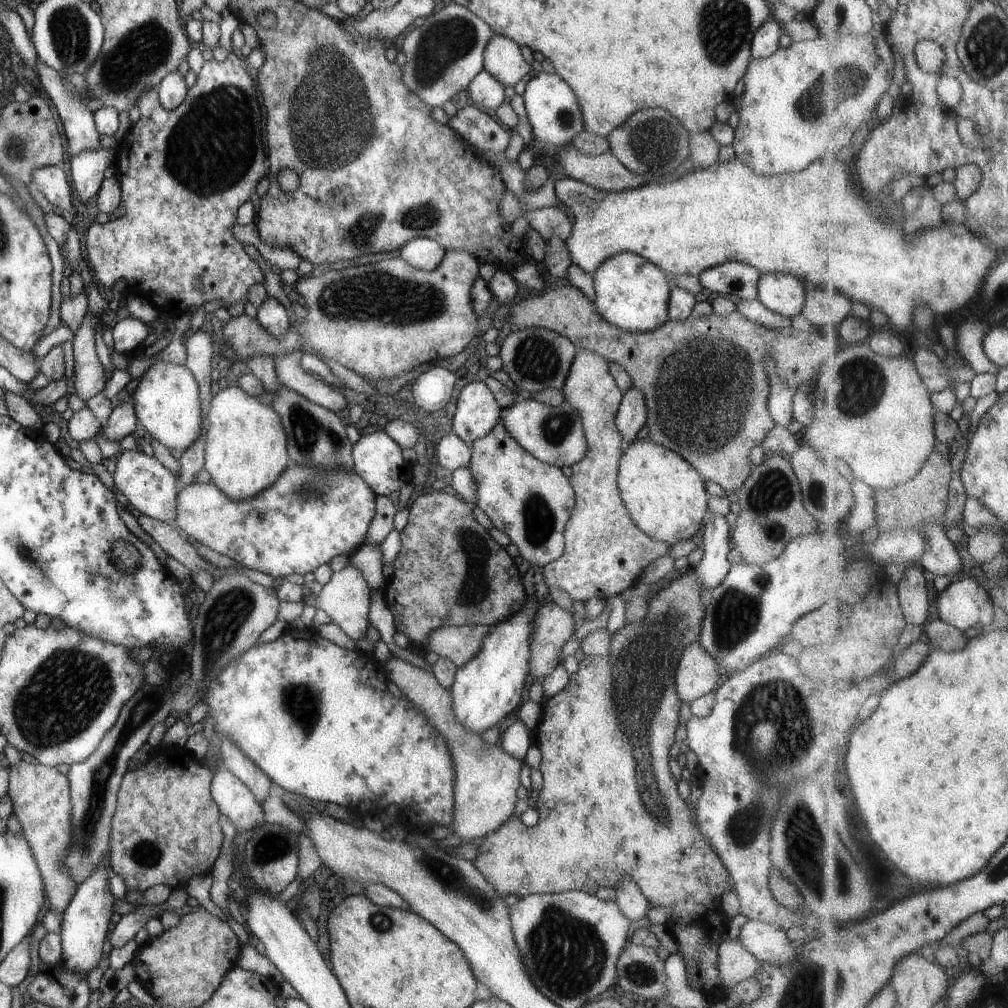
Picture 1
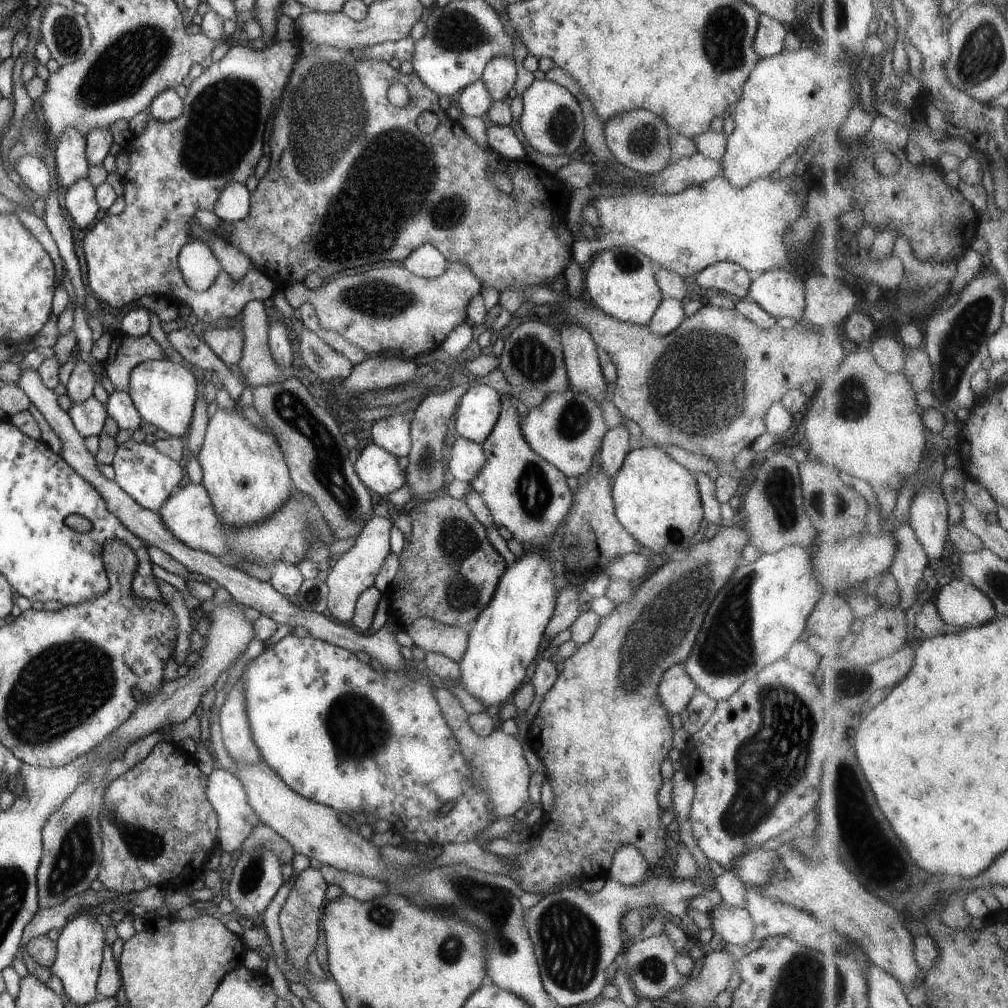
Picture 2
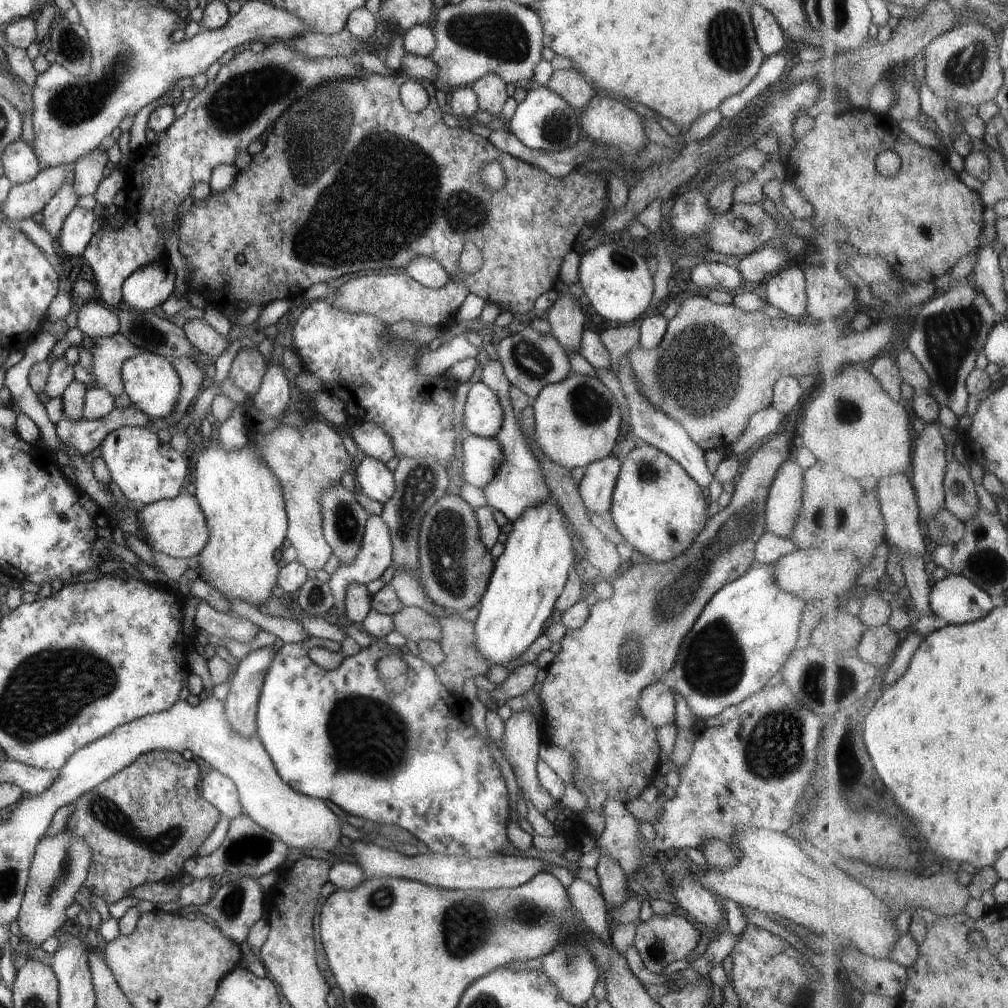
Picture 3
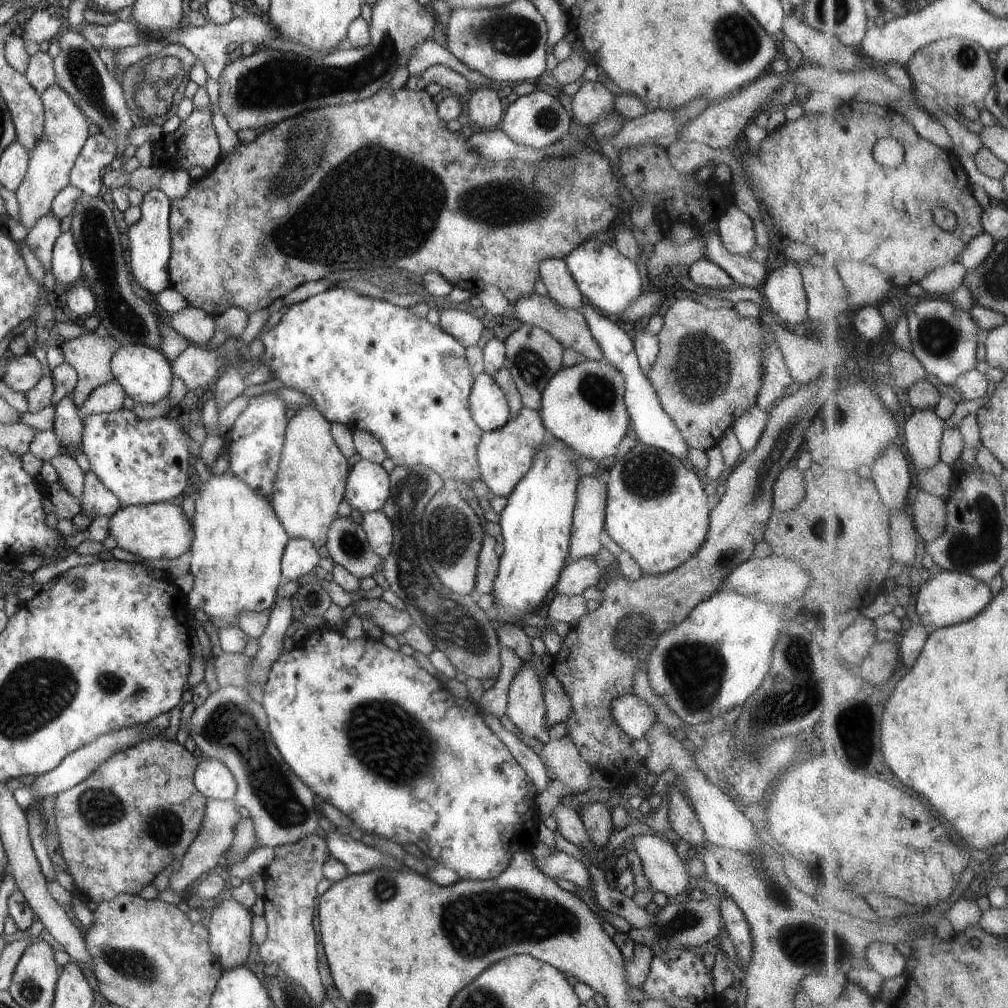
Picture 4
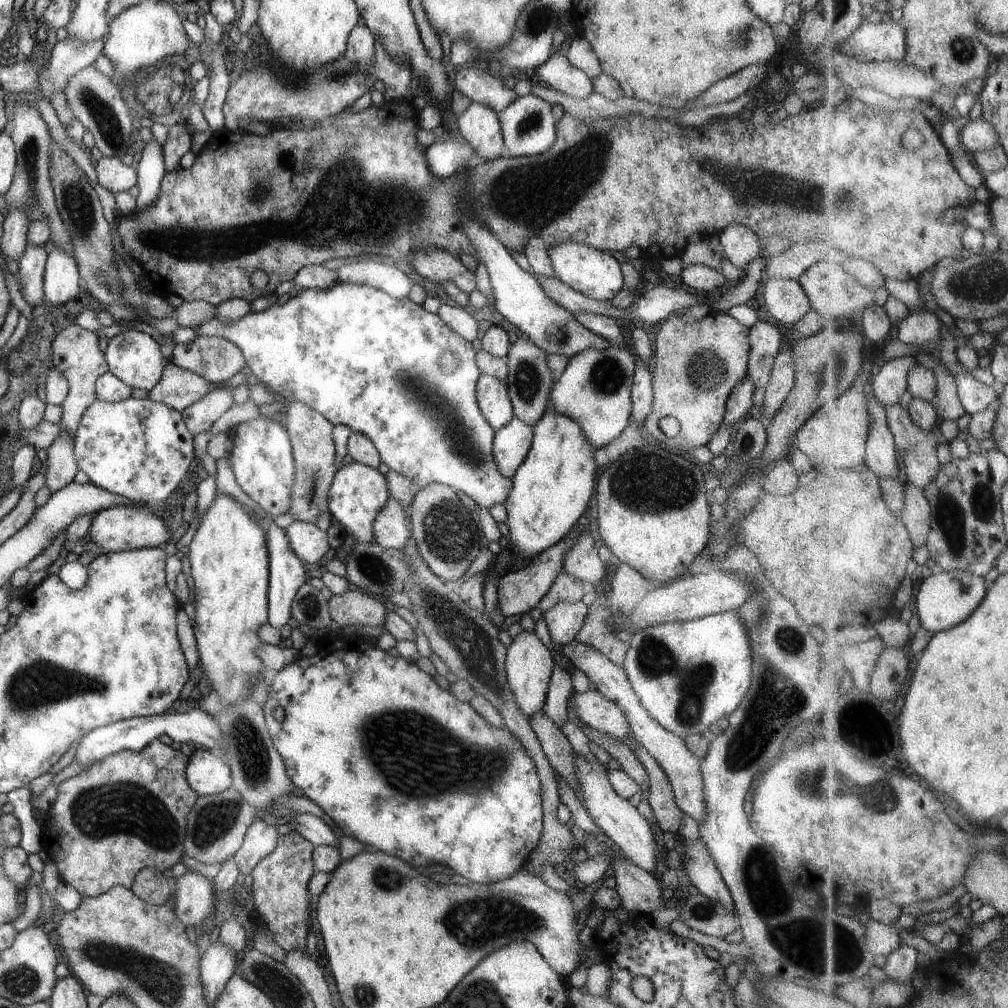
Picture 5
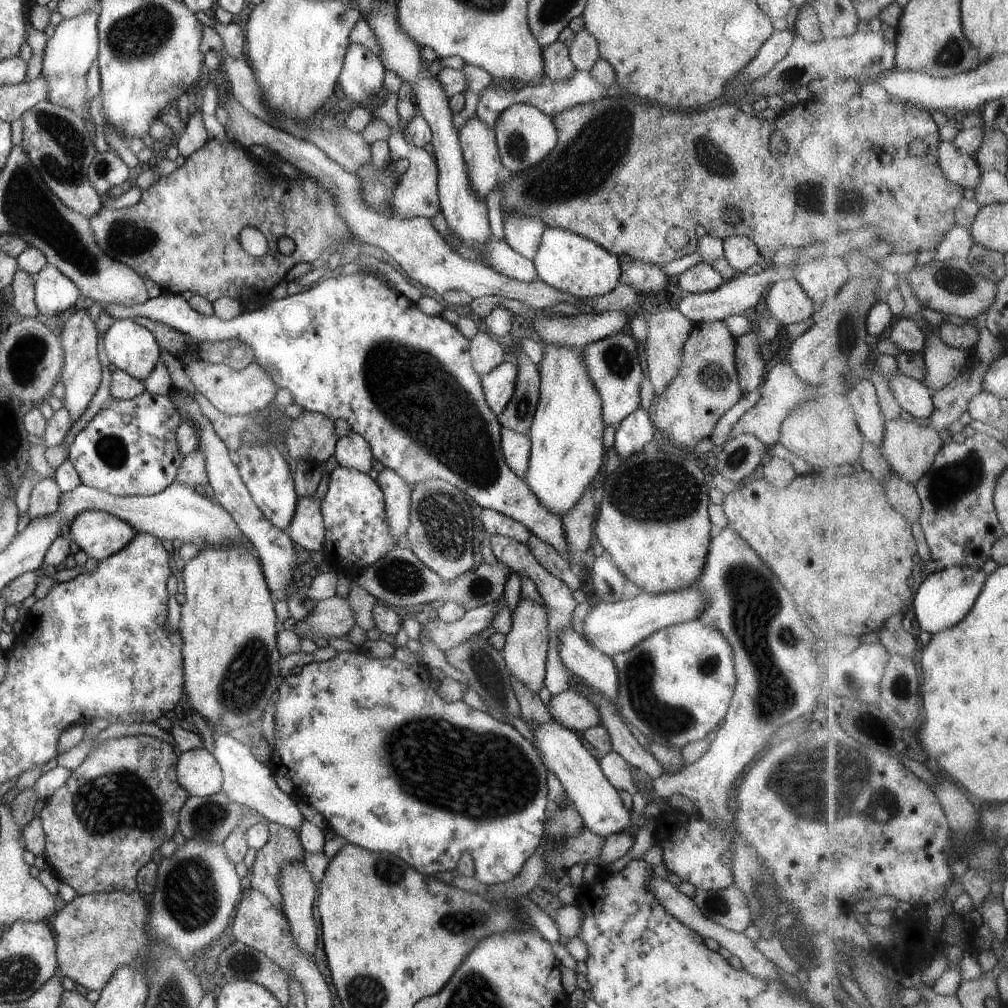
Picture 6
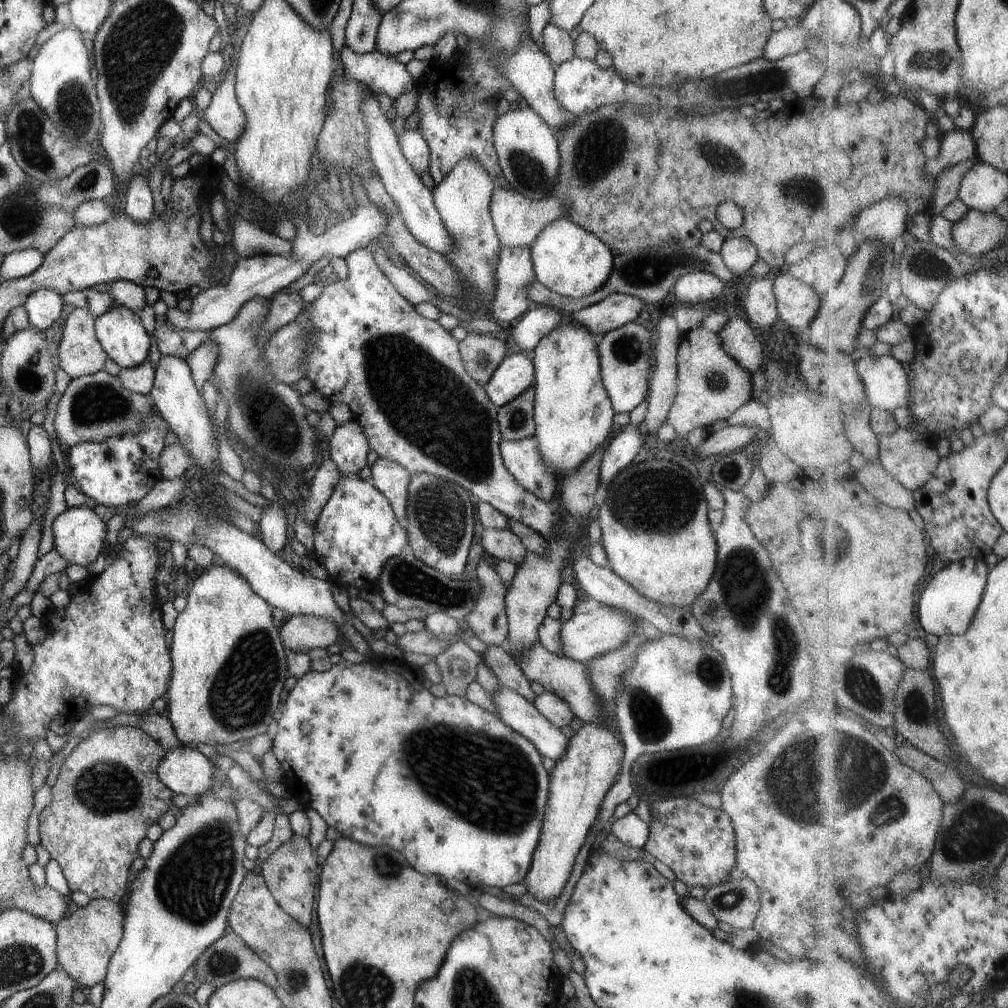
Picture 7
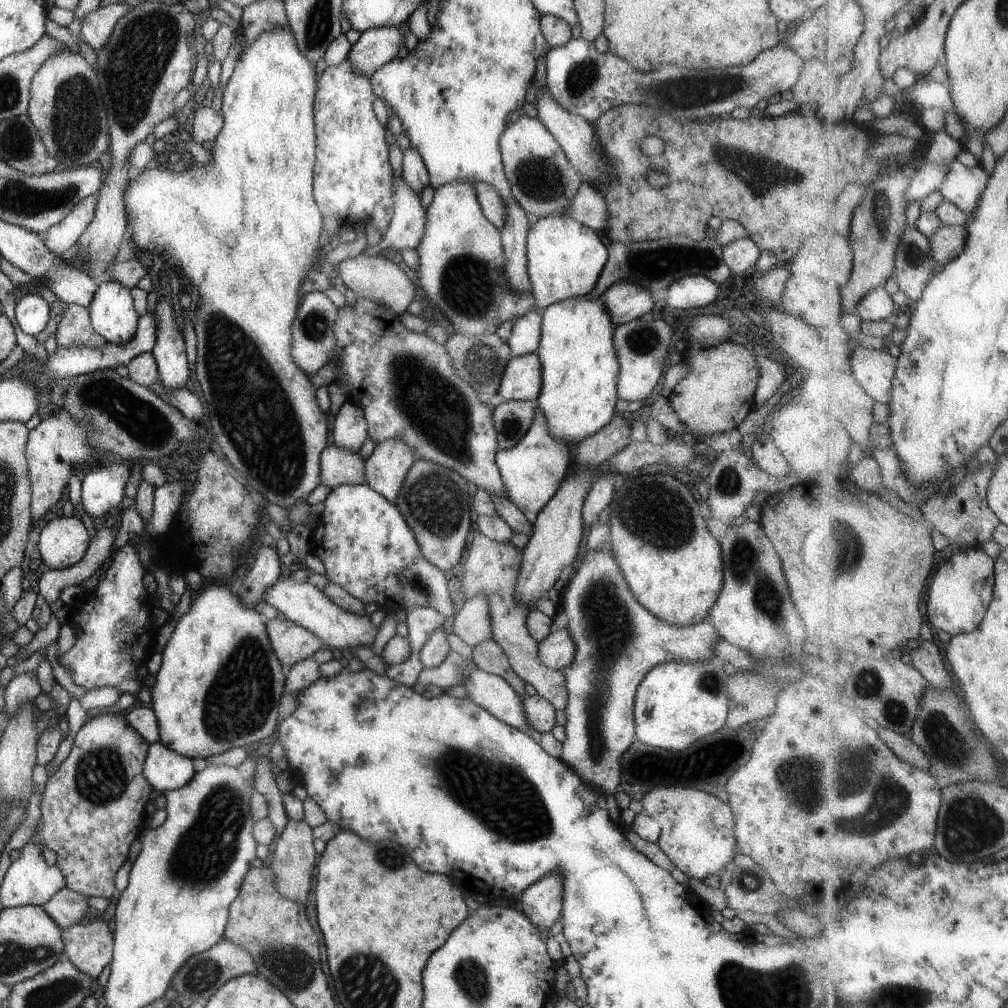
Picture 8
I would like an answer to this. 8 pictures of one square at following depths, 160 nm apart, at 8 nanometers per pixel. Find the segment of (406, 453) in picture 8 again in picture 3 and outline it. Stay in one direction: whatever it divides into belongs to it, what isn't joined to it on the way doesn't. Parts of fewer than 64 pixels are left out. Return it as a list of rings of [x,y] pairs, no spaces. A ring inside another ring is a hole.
[[[369,515],[367,517],[362,543],[356,552],[355,558],[346,565],[339,562],[339,566],[330,574],[330,578],[326,585],[329,587],[332,596],[332,610],[342,619],[344,614],[344,594],[346,586],[351,583],[367,584],[381,576],[381,573],[392,562],[392,544],[390,541],[390,532],[386,522],[379,515]]]

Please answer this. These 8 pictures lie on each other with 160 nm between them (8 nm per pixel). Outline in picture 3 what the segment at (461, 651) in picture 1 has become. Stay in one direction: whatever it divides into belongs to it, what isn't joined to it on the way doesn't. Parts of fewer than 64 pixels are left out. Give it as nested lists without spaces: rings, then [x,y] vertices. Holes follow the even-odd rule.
[[[403,607],[391,615],[394,630],[403,638],[413,640],[432,640],[438,644],[442,633],[437,621],[419,607]]]

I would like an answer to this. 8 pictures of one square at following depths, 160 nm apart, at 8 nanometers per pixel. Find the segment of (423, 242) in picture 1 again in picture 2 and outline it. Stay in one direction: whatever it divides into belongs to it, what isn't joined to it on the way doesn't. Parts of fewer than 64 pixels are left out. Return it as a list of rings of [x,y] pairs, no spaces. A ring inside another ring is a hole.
[[[431,244],[417,246],[403,261],[403,267],[422,278],[436,278],[446,270],[447,260]]]

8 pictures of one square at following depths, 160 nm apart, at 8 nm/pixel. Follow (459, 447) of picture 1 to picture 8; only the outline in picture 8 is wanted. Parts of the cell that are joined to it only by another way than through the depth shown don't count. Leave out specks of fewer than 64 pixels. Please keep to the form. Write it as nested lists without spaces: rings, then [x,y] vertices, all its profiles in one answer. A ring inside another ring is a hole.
[[[538,410],[529,430],[515,446],[509,449],[497,449],[494,461],[502,478],[506,497],[519,509],[531,526],[537,513],[555,494],[559,483],[563,480],[564,470],[569,468],[569,462],[572,460],[572,452],[570,445],[551,438],[543,414]]]

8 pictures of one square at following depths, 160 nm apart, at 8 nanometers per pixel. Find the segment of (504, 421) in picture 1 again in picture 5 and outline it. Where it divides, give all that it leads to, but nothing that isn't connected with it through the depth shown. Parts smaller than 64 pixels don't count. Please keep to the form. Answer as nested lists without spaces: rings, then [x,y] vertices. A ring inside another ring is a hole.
[[[609,345],[603,350],[586,348],[569,358],[548,394],[549,407],[580,426],[593,450],[605,447],[629,424],[631,385],[635,372],[633,356],[625,348]]]

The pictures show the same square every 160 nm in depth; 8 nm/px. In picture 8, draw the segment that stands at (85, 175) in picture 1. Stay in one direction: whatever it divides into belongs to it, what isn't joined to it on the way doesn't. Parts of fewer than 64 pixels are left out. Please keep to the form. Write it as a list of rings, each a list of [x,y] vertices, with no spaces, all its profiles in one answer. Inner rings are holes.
[[[24,294],[15,303],[15,322],[23,334],[35,337],[49,320],[49,304],[37,294]]]

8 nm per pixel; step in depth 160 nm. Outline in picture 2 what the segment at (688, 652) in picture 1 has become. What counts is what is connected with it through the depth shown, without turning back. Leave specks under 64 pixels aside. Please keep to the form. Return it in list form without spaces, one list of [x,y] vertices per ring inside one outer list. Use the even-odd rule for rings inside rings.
[[[684,662],[675,664],[665,671],[657,686],[657,696],[670,716],[679,715],[696,692],[695,684],[685,672]]]

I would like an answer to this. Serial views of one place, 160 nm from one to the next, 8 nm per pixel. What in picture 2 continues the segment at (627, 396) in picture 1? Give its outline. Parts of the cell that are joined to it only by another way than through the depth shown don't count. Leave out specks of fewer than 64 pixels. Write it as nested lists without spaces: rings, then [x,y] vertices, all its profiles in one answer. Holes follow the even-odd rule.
[[[626,419],[620,422],[611,430],[603,434],[602,442],[599,448],[599,464],[603,472],[609,478],[615,477],[617,470],[621,467],[624,455],[629,451],[629,433],[625,425]]]

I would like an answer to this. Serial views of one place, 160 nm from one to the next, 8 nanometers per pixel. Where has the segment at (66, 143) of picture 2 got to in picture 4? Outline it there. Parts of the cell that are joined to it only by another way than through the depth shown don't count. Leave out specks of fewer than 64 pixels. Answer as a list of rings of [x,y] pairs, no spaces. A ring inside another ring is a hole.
[[[51,212],[41,216],[25,236],[27,248],[41,262],[44,272],[50,269],[50,260],[54,242],[60,234],[60,222]]]

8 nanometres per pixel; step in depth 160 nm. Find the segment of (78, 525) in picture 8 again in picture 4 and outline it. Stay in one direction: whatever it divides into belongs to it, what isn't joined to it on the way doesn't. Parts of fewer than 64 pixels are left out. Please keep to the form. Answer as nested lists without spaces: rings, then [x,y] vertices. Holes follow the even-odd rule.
[[[171,501],[147,505],[124,505],[109,517],[109,536],[119,549],[141,556],[145,560],[175,559],[189,550],[193,535],[192,524],[180,506]]]

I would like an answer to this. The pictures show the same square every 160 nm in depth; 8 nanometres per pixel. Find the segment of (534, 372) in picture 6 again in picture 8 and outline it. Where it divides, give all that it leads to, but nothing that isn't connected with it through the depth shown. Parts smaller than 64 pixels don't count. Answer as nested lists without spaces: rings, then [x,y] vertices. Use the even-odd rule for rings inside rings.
[[[511,400],[492,408],[498,449],[509,449],[523,438],[535,418],[535,405],[533,400]]]

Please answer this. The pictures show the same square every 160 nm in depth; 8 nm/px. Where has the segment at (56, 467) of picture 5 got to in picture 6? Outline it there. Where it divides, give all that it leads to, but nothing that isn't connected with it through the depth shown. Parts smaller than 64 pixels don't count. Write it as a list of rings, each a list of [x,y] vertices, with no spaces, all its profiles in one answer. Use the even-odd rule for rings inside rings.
[[[36,477],[30,491],[27,514],[29,519],[53,514],[60,504],[60,492],[55,479]]]

